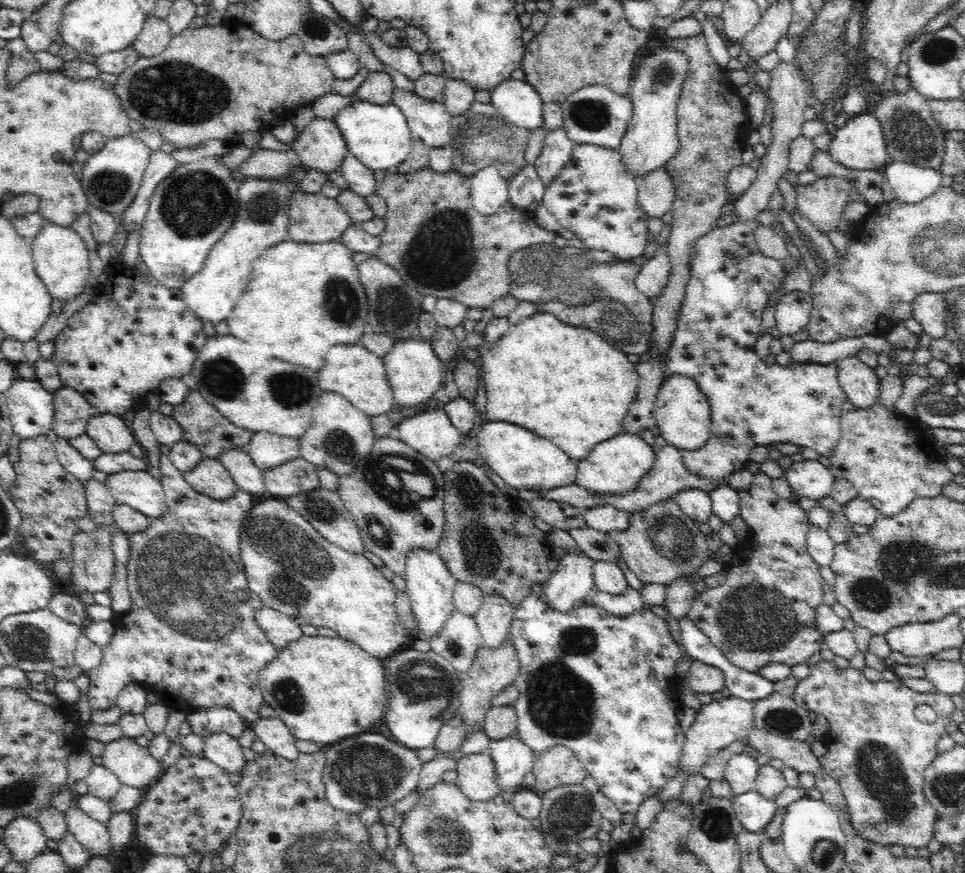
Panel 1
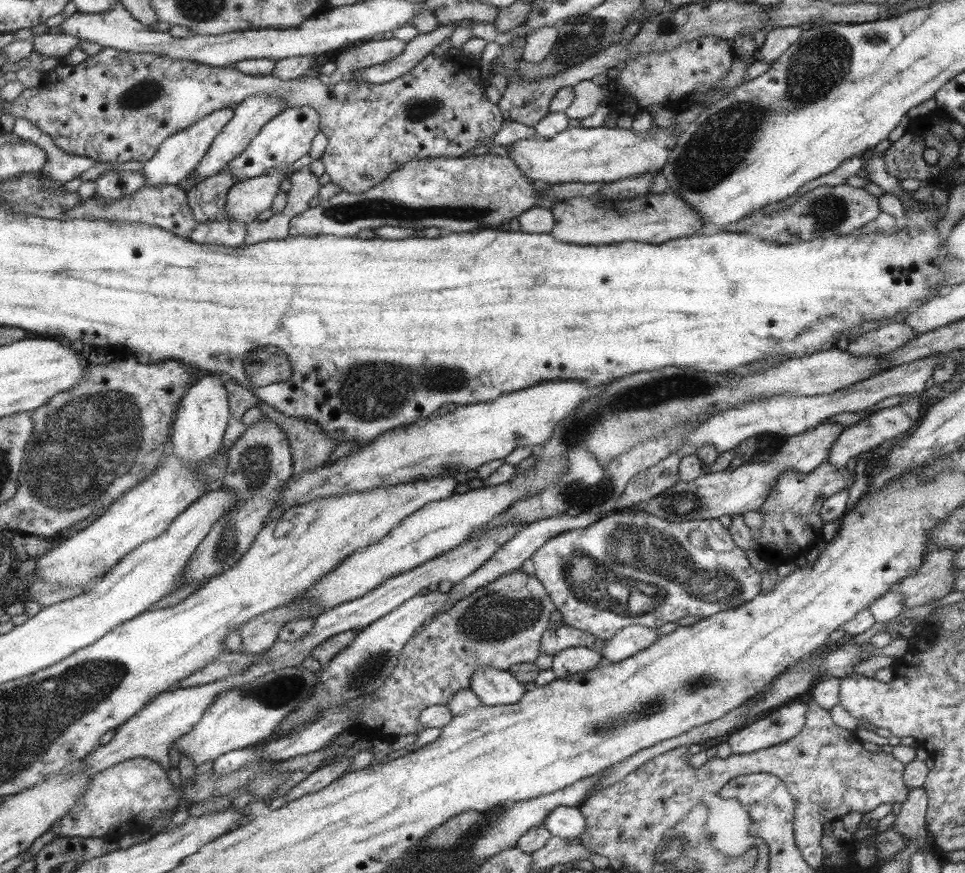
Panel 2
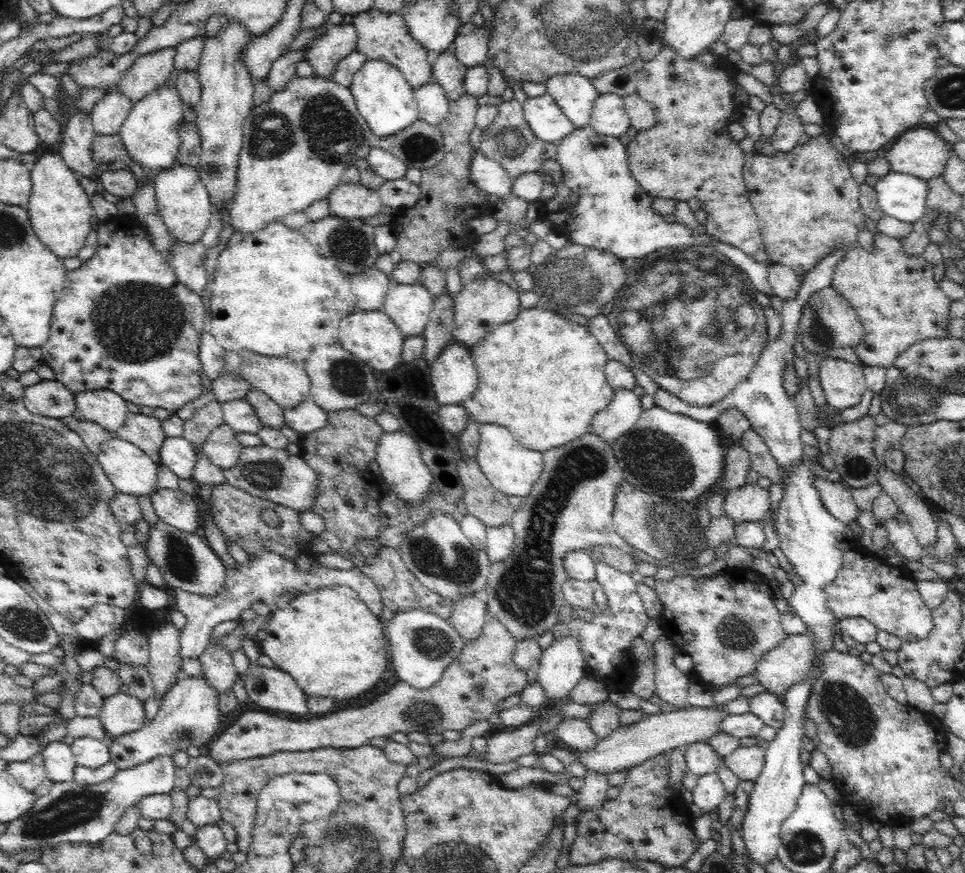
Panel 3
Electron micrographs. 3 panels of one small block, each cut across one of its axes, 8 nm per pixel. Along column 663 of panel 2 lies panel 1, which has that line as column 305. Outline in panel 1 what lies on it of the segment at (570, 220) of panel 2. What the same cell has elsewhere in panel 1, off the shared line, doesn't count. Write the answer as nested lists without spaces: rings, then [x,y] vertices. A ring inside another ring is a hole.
[[[294,193],[287,204],[287,236],[286,240],[299,243],[317,243],[339,241],[342,233],[353,223],[352,217],[340,206],[337,199],[317,193]]]

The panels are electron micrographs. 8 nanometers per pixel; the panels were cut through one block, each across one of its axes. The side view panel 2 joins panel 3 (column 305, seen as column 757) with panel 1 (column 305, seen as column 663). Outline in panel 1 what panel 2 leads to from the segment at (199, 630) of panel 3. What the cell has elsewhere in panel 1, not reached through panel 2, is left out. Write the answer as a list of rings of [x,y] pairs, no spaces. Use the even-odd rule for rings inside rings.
[[[277,498],[256,504],[244,516],[239,553],[251,592],[260,598],[264,606],[291,616],[299,625],[332,628],[340,638],[350,639],[381,660],[399,652],[411,640],[398,620],[394,606],[398,590],[390,579],[384,577],[364,555],[346,552],[326,540],[310,522],[282,500]]]

